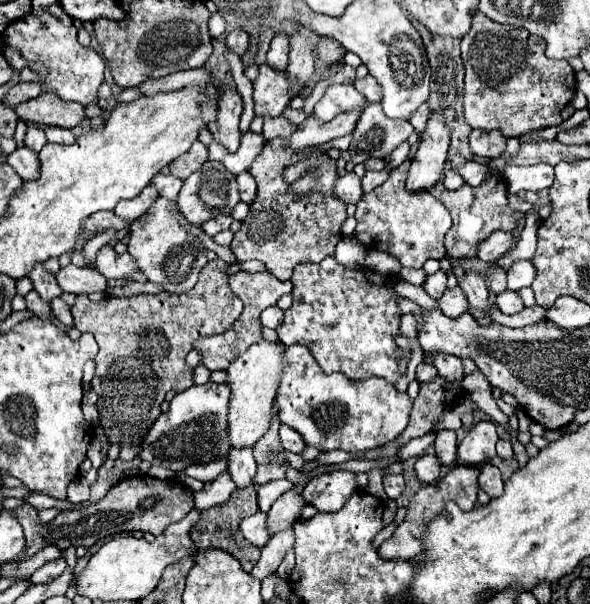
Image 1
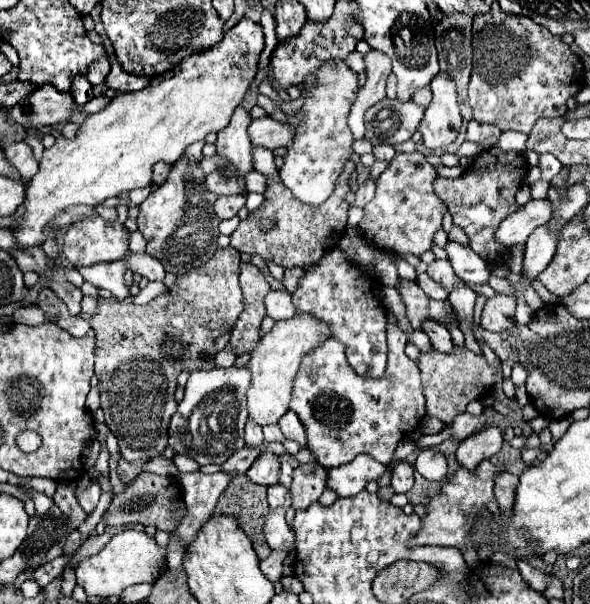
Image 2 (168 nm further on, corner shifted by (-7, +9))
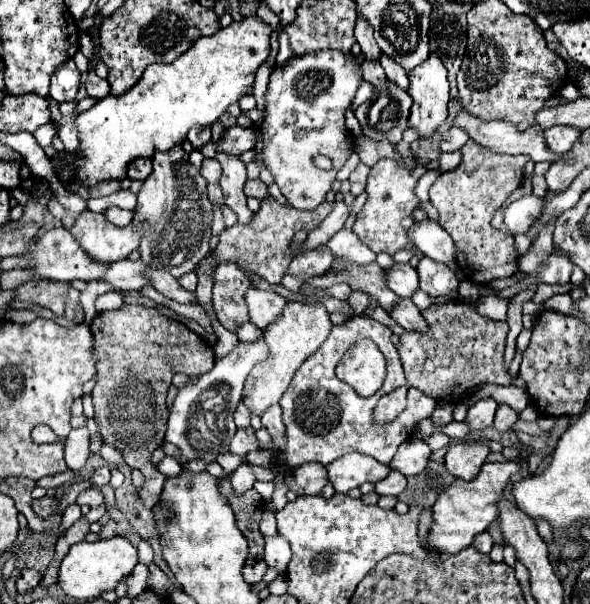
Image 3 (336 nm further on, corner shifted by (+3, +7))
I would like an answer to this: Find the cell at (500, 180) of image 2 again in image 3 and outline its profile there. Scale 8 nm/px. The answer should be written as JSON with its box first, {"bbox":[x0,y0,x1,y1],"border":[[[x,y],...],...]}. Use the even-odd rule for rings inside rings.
{"bbox":[430,141,528,285],"border":[[[468,141],[462,149],[462,163],[448,173],[442,173],[432,189],[430,203],[438,209],[438,223],[450,233],[456,247],[456,261],[464,275],[480,285],[488,285],[494,279],[510,277],[518,271],[518,251],[514,237],[492,227],[494,213],[502,203],[522,185],[524,165],[528,157],[522,155],[500,155]]]}

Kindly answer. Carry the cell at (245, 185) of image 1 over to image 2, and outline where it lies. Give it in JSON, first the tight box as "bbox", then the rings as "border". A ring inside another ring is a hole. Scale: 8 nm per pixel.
{"bbox":[244,171,266,193],"border":[[[250,171],[244,181],[246,181],[248,191],[254,191],[254,193],[264,193],[266,191],[266,177],[258,171]]]}

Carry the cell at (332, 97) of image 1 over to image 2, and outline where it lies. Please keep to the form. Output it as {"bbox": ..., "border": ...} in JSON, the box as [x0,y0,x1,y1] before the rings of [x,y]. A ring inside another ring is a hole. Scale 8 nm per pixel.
{"bbox":[280,61,358,205],"border":[[[344,61],[326,63],[314,75],[314,85],[310,87],[310,93],[302,105],[304,115],[300,119],[290,119],[290,125],[298,127],[300,131],[288,145],[288,155],[284,157],[280,177],[284,185],[294,193],[294,197],[308,205],[320,205],[330,197],[344,163],[350,159],[354,138],[348,127],[347,118],[356,91],[358,75]]]}

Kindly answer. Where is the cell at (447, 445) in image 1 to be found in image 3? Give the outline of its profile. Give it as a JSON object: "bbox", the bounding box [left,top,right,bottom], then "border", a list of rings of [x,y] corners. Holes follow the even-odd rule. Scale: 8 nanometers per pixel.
{"bbox":[466,399,498,431],"border":[[[480,399],[476,405],[472,405],[468,409],[468,417],[466,417],[466,423],[470,425],[470,429],[484,431],[486,427],[490,427],[494,421],[496,407],[498,407],[498,403],[494,399]]]}

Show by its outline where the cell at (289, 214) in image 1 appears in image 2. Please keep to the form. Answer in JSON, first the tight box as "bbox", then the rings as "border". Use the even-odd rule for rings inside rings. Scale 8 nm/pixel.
{"bbox":[230,161,356,267],"border":[[[352,161],[344,165],[344,171],[340,179],[336,181],[336,187],[332,195],[320,203],[318,207],[300,203],[288,187],[284,187],[280,177],[270,177],[268,179],[268,189],[264,193],[264,203],[252,211],[244,221],[240,221],[238,229],[230,235],[230,245],[242,253],[258,253],[266,261],[274,261],[282,267],[306,267],[316,263],[326,251],[338,245],[340,237],[346,231],[346,219],[348,219],[348,209],[350,205],[346,203],[346,193],[350,191],[348,179],[350,173],[356,169]]]}

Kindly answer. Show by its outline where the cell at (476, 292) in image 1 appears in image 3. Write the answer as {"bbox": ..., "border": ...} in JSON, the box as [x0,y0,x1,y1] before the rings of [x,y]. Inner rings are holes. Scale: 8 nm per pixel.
{"bbox":[410,219,456,265],"border":[[[432,219],[414,223],[414,227],[410,229],[410,241],[422,255],[426,255],[434,261],[440,261],[446,265],[456,261],[452,237],[440,227],[440,223],[436,223]]]}

